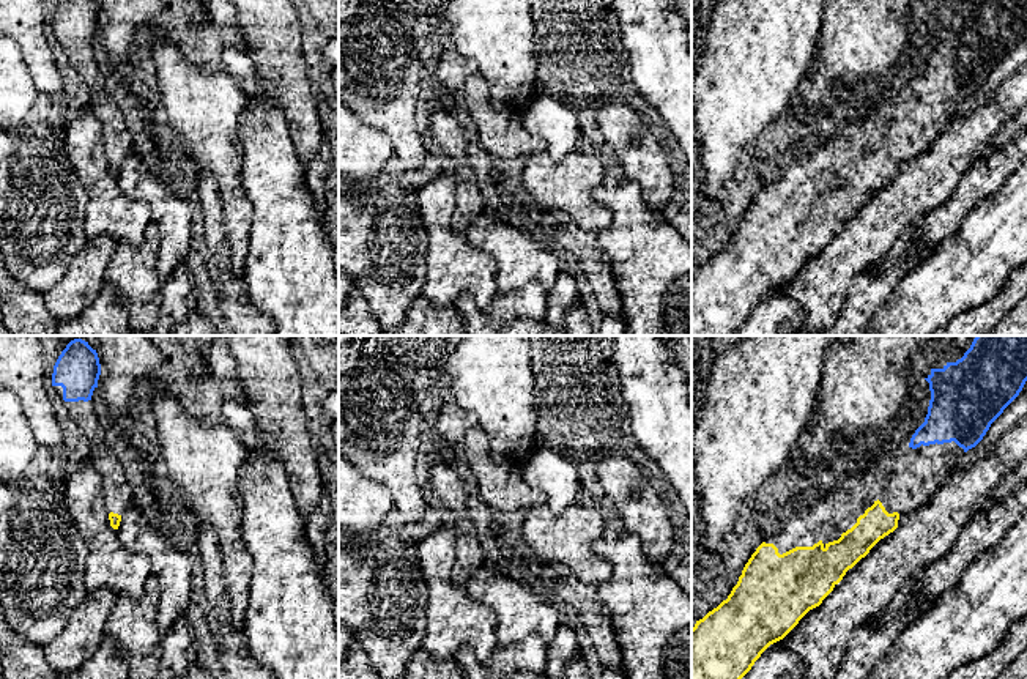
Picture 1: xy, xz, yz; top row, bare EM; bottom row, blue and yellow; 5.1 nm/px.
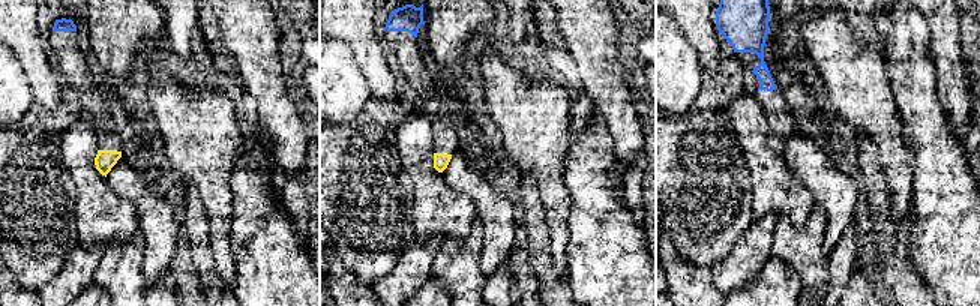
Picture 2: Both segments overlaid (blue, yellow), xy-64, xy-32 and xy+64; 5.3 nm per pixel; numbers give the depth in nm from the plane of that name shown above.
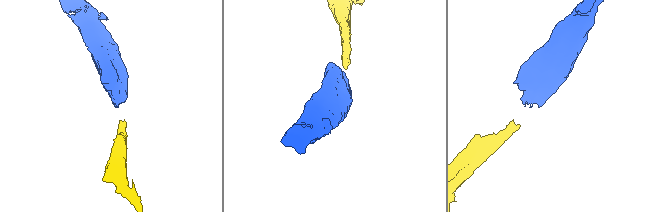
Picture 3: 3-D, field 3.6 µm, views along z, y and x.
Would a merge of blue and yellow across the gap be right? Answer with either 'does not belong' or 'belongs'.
belongs

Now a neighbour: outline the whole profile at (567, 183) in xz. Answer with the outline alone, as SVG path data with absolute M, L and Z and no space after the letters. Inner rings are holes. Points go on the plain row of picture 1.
M570 151L561 159L534 154L523 161L521 183L542 210L567 213L581 230L599 233L613 216L592 199L597 186L610 181L605 162L588 153Z

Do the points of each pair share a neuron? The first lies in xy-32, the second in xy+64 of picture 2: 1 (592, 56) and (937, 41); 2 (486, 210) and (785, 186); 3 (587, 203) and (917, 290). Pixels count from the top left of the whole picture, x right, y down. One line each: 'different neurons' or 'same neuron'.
1: same neuron
2: different neurons
3: different neurons

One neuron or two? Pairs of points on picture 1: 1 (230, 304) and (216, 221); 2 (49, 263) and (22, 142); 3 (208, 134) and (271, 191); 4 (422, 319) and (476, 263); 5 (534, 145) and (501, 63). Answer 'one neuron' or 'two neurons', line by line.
1: one neuron
2: one neuron
3: two neurons
4: two neurons
5: two neurons

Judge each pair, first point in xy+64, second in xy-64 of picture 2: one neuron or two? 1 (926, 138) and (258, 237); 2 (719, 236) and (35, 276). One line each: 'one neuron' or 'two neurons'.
1: one neuron
2: one neuron

